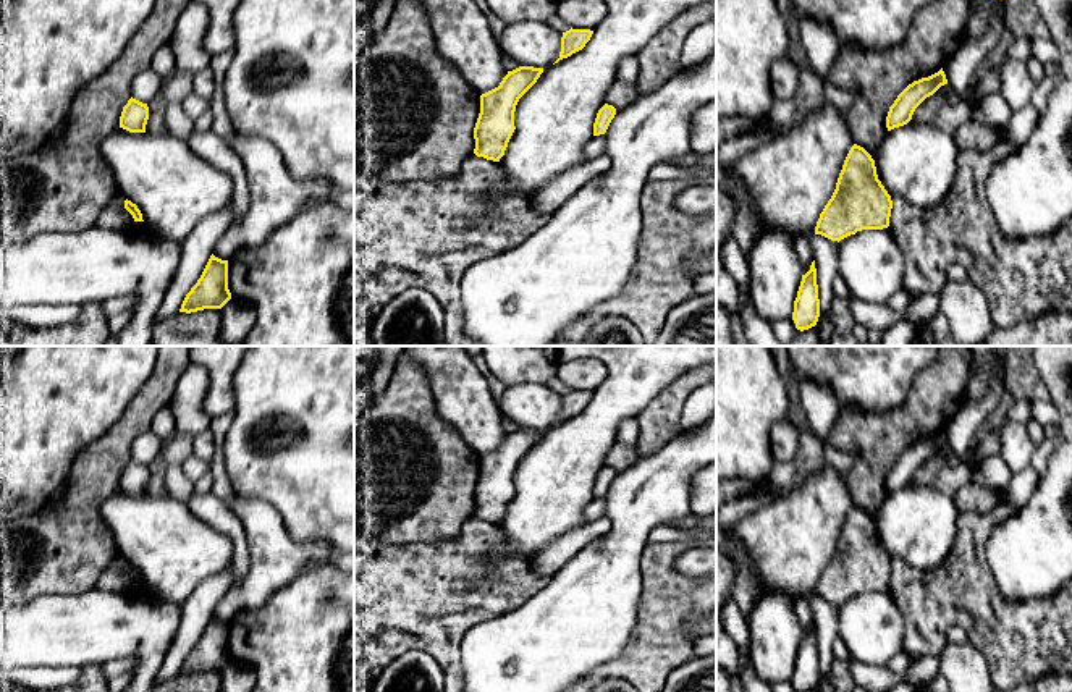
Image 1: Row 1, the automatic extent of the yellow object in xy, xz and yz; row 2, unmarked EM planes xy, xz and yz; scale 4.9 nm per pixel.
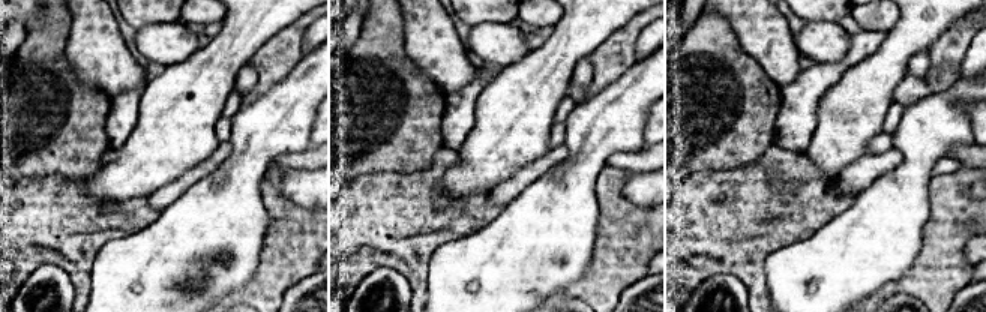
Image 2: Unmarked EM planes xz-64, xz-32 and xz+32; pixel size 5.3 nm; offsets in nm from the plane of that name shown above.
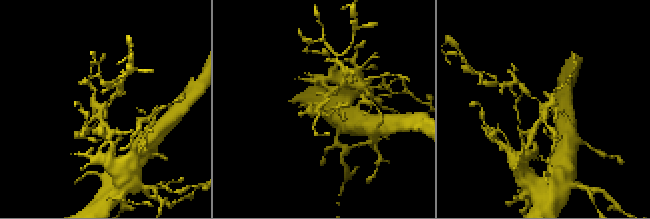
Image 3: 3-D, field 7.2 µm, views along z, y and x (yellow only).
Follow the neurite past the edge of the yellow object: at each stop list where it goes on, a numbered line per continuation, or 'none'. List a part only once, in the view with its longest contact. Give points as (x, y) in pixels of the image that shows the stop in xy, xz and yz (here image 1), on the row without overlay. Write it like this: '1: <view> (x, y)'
none

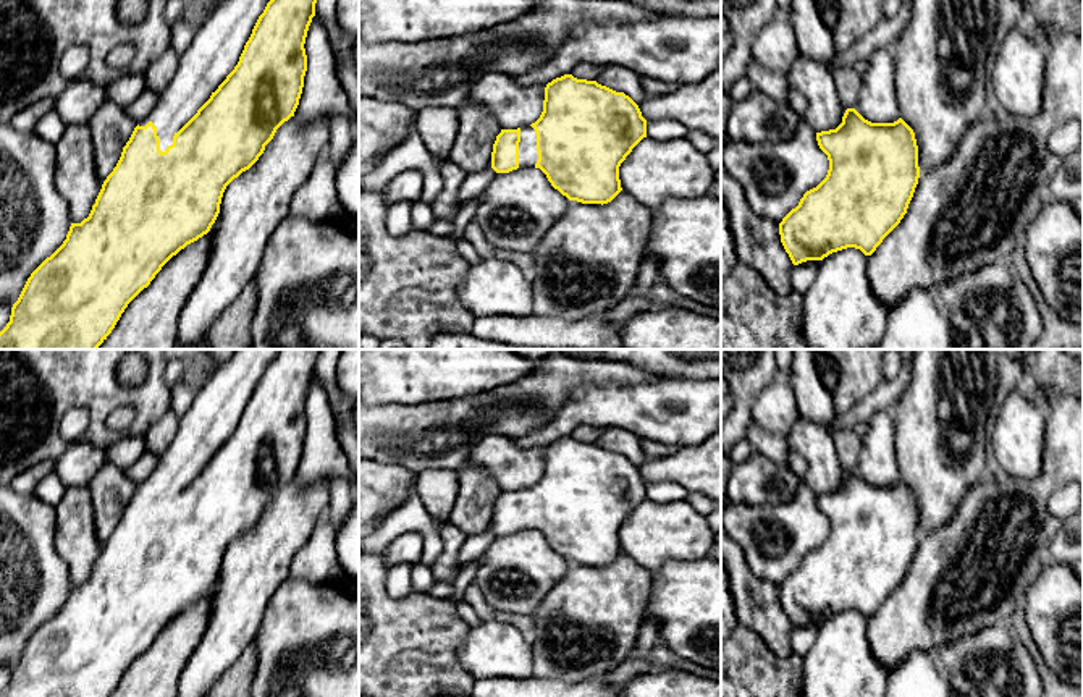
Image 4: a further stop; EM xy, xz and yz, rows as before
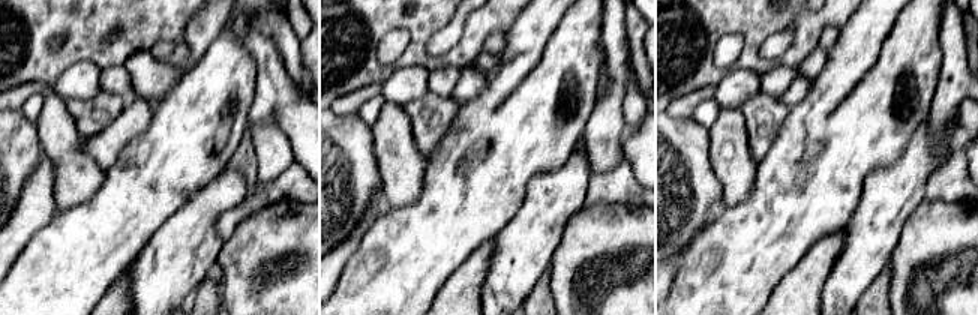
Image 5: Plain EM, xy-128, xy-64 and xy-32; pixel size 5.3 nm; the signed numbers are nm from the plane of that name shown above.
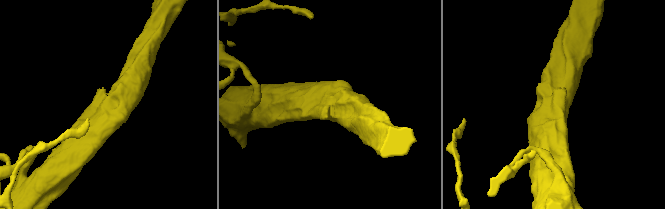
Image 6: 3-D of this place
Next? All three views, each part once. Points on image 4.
1: xy (219, 405)

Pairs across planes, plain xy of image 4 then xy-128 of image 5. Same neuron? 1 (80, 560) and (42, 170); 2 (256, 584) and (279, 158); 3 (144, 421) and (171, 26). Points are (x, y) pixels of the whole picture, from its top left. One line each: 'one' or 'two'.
1: two
2: two
3: one

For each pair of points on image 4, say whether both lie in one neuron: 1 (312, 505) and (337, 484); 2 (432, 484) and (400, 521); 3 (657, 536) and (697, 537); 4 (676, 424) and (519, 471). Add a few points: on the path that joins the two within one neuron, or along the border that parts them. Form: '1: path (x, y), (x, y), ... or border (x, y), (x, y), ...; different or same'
1: border (330, 476), (328, 506), (325, 510); different
2: border (412, 487), (432, 521); different
3: path (666, 536), (687, 536); same
4: border (513, 439), (524, 447), (545, 447); different

